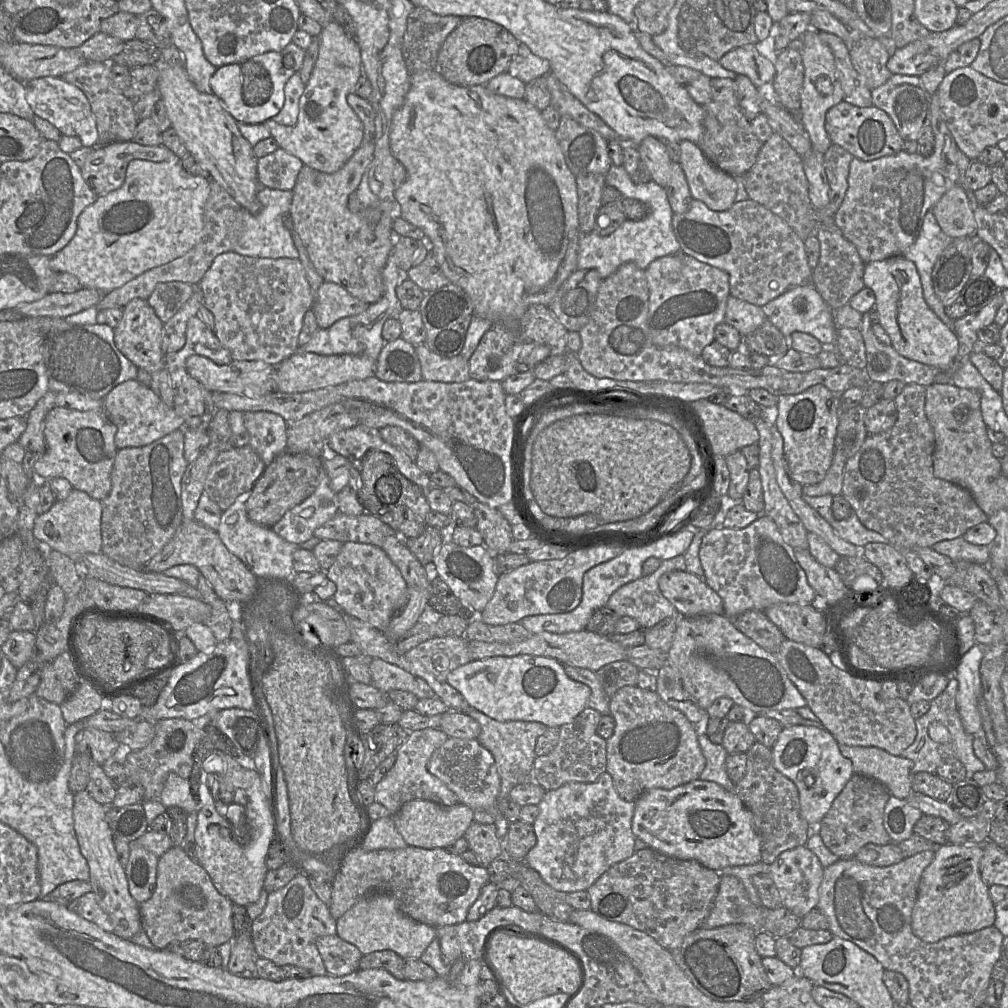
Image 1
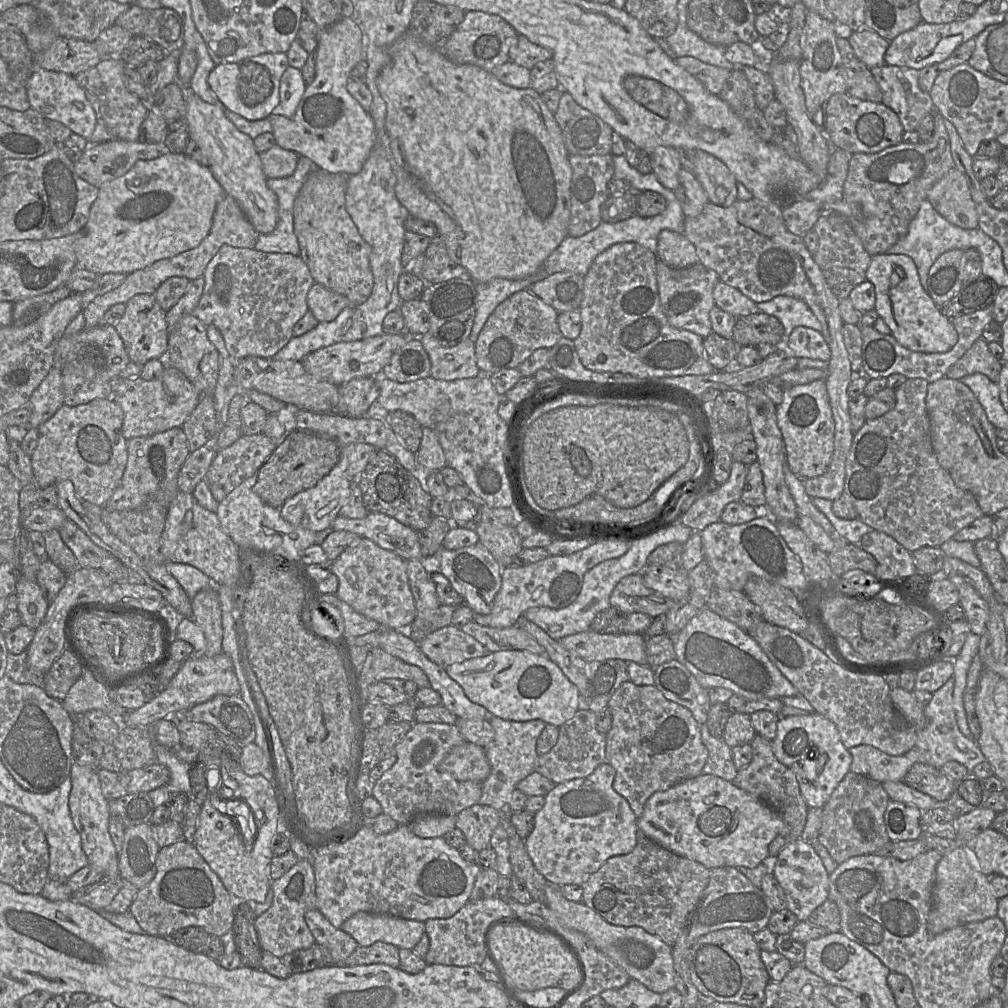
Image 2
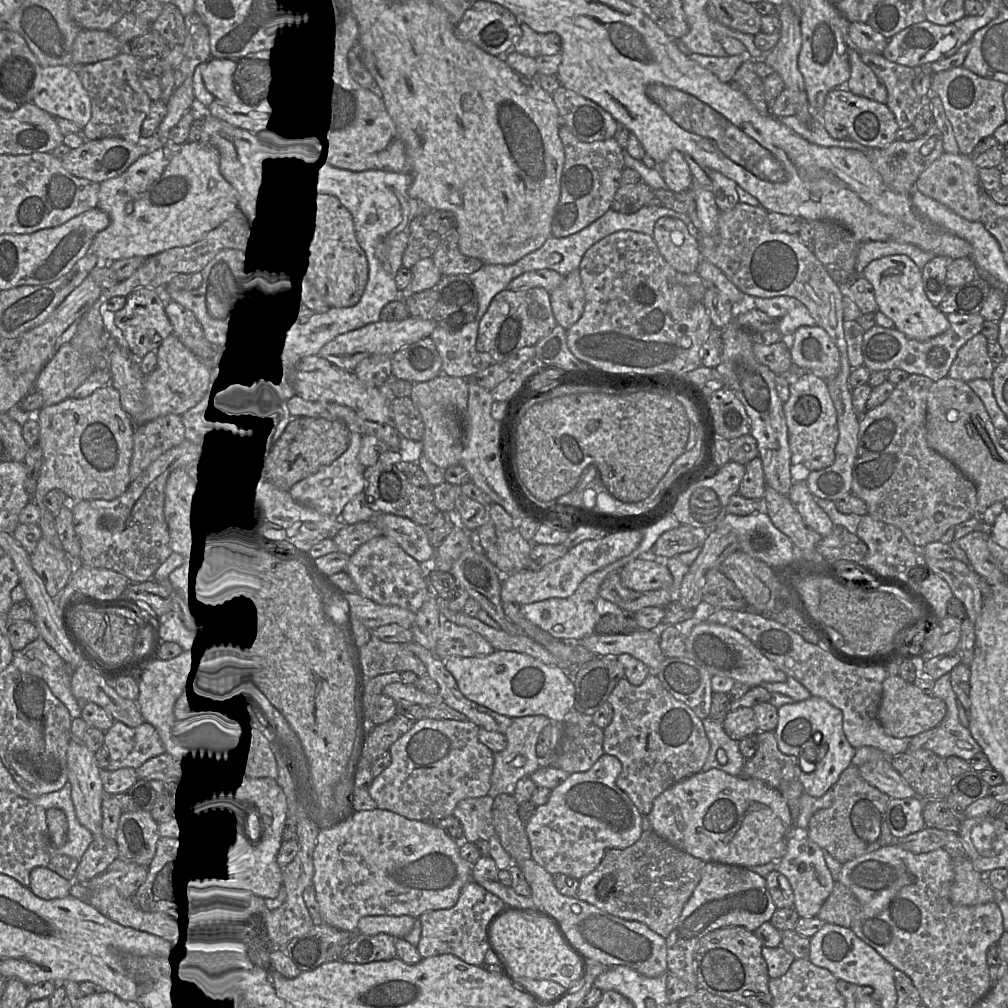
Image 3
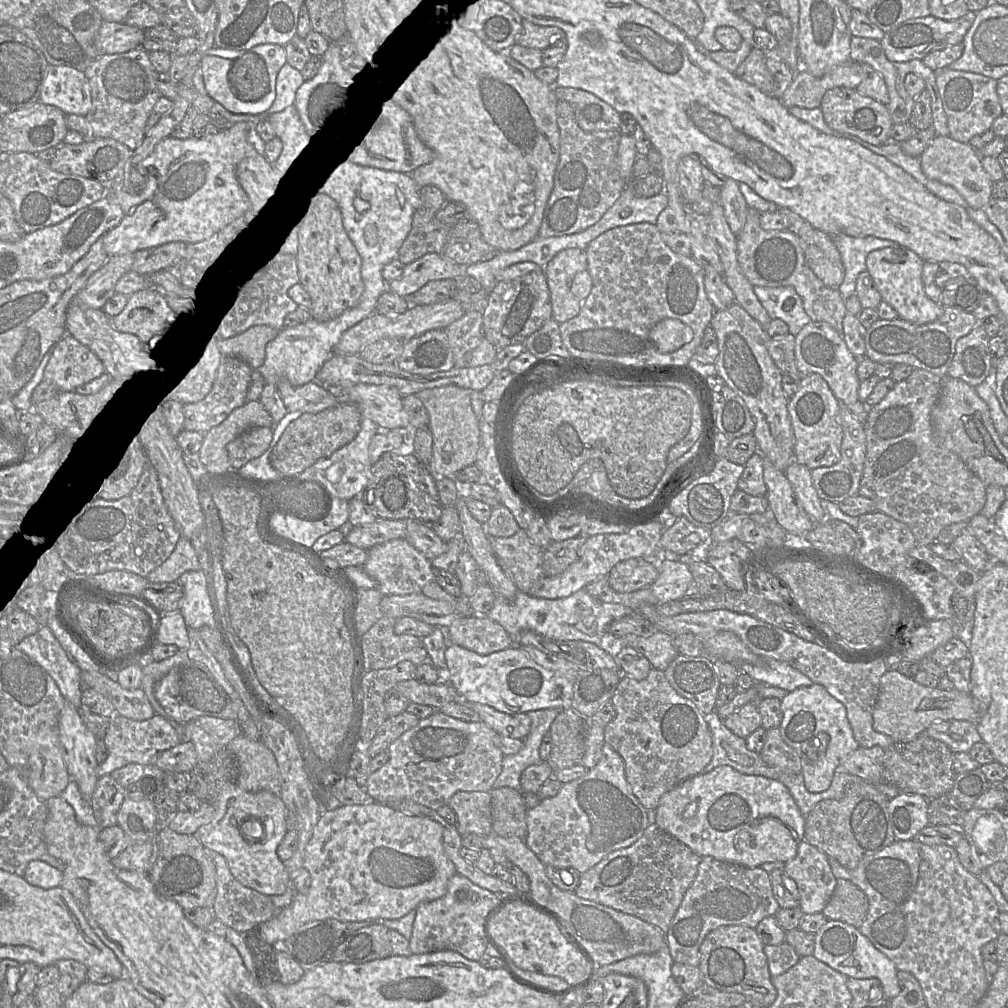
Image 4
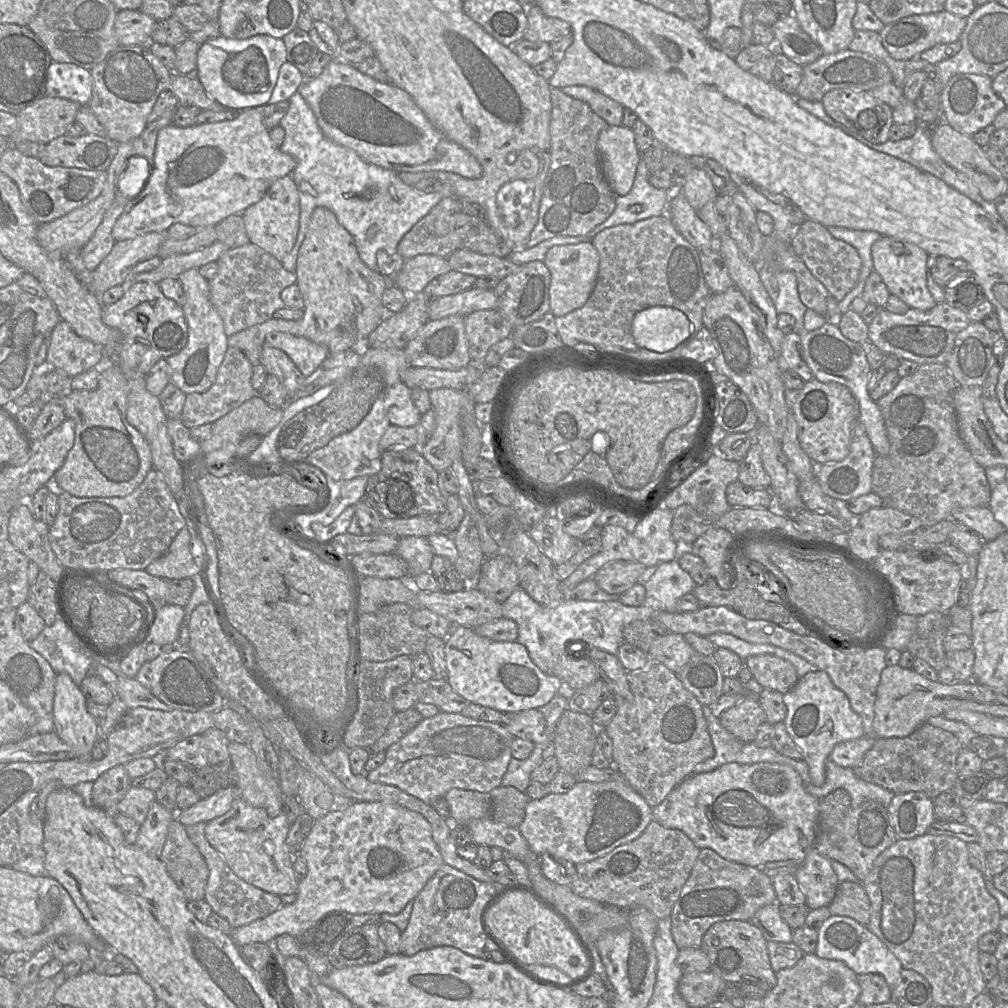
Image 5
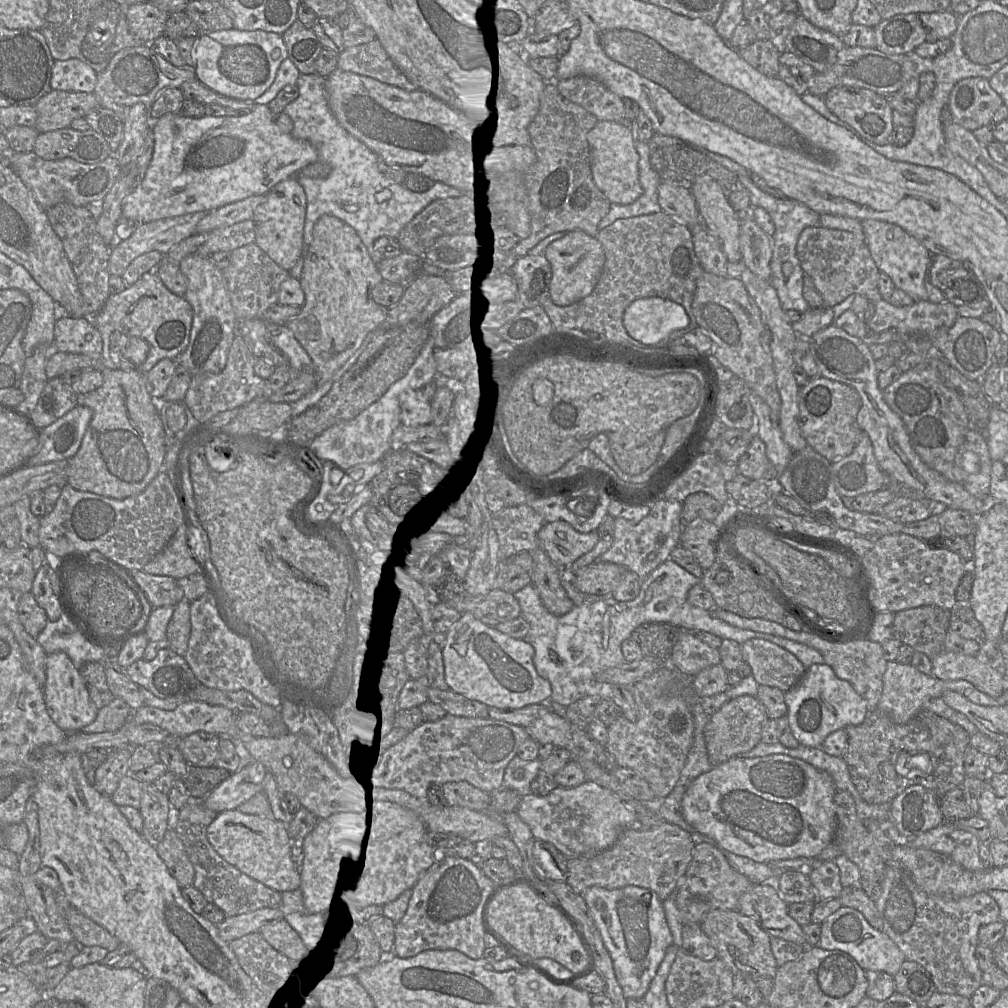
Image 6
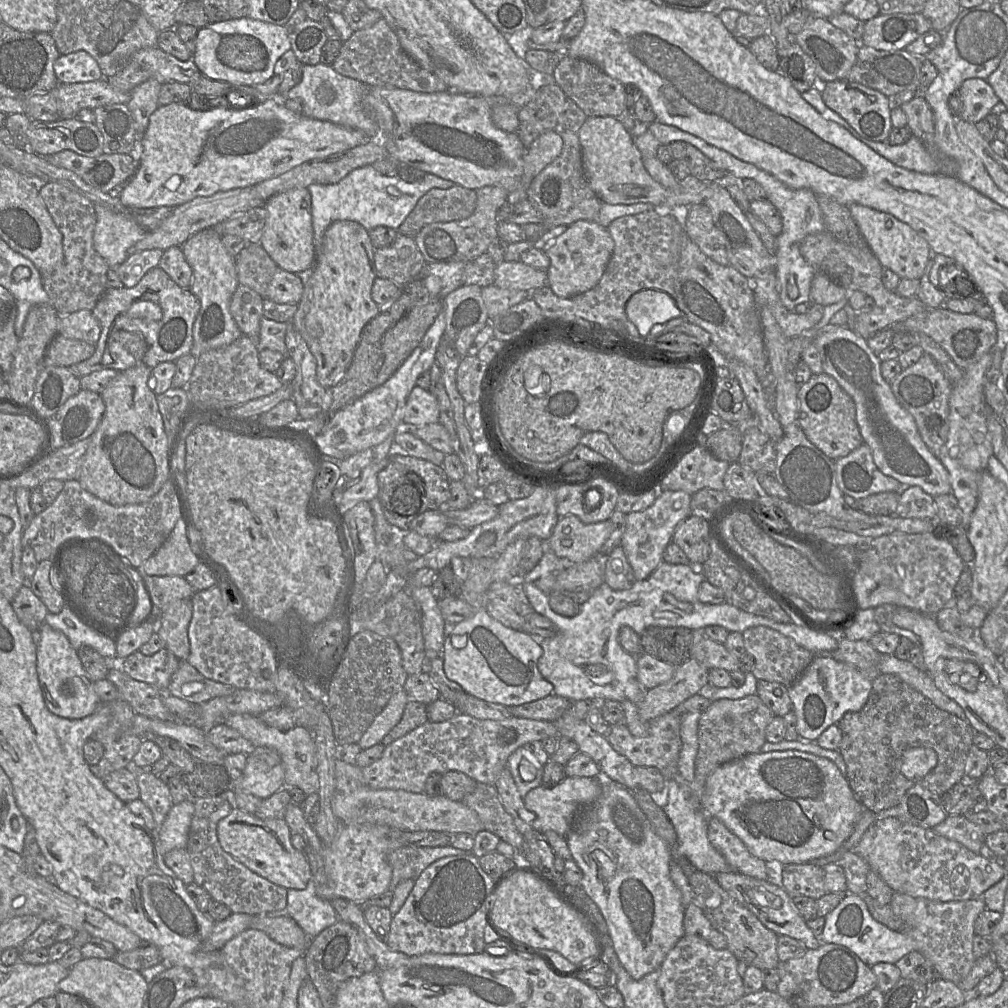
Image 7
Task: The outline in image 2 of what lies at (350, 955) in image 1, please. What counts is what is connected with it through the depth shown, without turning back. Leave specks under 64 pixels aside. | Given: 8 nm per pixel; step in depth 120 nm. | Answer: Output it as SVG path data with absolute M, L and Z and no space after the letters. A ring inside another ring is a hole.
M318 909L307 911L305 921L313 934L315 943L328 949L334 964L344 964L345 960L359 946L351 935L333 926Z

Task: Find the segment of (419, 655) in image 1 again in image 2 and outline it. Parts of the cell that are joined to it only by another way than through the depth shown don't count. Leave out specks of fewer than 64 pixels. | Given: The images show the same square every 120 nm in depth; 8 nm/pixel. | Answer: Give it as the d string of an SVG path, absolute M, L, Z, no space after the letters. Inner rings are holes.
M451 624L427 635L418 646L432 662L444 669L488 653L475 638Z

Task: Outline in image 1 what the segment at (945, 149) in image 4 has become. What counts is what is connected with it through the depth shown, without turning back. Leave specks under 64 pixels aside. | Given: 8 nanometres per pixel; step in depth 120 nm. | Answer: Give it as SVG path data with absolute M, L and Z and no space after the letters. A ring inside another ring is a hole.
M961 184L950 188L932 209L942 231L953 239L976 234L977 224L967 191Z

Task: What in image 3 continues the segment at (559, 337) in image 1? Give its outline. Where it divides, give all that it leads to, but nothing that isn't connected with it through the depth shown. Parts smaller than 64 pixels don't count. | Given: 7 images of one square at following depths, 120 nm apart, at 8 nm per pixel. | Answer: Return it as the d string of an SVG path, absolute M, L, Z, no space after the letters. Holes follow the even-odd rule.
M505 289L494 296L481 318L476 348L479 352L488 353L495 363L503 363L521 348L534 346L557 324L552 312L550 294L545 289Z

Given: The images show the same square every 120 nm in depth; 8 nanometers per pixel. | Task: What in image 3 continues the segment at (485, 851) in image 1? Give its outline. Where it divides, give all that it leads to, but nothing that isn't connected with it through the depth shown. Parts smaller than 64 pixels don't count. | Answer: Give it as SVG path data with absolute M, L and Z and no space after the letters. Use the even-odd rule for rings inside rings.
M489 795L459 801L453 814L463 828L463 841L489 840L495 834L492 816L494 799Z

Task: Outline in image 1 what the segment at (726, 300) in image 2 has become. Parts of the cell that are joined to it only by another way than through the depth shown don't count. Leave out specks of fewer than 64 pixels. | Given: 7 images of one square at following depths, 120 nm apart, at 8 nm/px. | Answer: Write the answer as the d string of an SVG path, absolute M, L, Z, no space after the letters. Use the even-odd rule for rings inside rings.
M732 295L727 299L725 322L736 328L742 337L760 327L767 316L761 306L751 304Z

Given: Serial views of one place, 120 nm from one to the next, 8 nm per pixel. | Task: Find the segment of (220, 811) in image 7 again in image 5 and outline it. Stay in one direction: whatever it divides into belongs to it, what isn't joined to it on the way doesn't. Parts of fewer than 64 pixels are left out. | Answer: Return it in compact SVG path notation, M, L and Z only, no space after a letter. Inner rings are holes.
M200 822L187 826L186 832L208 866L209 876L205 889L205 900L212 907L213 912L225 918L232 928L237 928L278 910L283 905L280 896L261 890L239 878L230 869L221 854L208 842L205 827L206 823Z

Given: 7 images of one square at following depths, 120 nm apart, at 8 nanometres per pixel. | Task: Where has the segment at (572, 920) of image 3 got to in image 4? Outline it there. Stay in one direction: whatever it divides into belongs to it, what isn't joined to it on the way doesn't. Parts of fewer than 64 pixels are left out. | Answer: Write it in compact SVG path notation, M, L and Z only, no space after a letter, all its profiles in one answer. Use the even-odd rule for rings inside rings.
M491 833L485 838L485 848L501 849L507 859L519 867L530 881L529 898L539 906L554 912L567 926L574 941L597 964L603 966L639 954L654 954L666 942L666 934L658 927L636 916L626 914L595 901L578 897L574 892L555 886L545 873L545 865L517 837L504 838Z

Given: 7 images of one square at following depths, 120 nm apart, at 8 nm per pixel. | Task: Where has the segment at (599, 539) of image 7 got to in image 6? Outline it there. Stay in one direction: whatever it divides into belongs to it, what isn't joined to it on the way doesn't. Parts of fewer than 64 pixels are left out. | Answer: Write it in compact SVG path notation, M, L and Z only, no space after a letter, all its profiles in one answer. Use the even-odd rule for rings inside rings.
M557 520L545 523L537 534L538 547L559 568L567 568L571 563L586 554L598 542L596 530L581 533L568 522Z

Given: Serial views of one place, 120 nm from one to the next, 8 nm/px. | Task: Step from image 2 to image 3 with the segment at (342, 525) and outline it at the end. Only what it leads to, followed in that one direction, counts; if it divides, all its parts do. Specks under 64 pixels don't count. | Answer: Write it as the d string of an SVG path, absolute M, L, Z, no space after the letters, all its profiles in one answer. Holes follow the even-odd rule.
M375 513L369 521L380 530L382 536L397 543L419 563L435 555L435 548L430 545L423 527L408 518Z

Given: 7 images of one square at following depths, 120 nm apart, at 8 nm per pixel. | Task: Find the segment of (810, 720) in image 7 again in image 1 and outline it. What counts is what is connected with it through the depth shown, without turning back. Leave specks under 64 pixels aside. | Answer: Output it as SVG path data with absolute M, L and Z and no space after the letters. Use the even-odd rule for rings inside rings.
M806 725L783 727L773 745L772 756L774 767L796 785L800 813L808 824L821 822L854 775L852 762L841 754L838 742L825 728Z

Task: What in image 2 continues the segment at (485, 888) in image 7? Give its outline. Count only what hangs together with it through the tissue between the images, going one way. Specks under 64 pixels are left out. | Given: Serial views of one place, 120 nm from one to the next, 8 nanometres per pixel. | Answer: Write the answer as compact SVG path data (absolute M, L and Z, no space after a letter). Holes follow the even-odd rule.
M494 896L478 901L468 901L457 913L450 918L433 918L424 922L425 933L429 937L429 949L424 957L427 964L443 964L454 966L479 966L487 957L486 941L490 925L499 920L510 918L513 923L520 921L505 899Z

